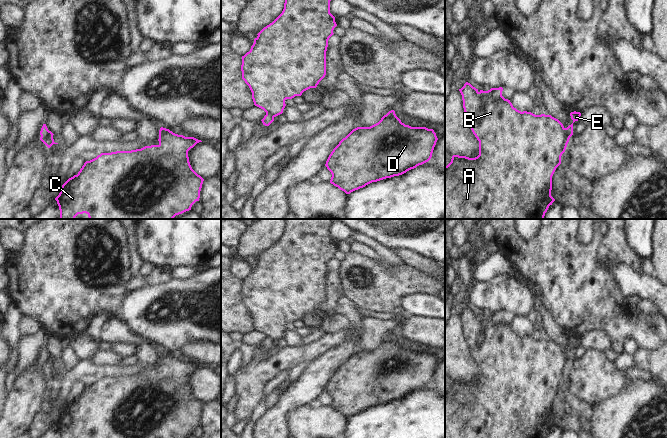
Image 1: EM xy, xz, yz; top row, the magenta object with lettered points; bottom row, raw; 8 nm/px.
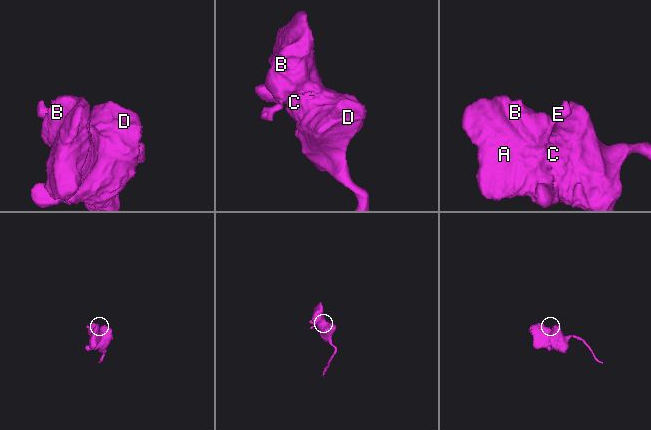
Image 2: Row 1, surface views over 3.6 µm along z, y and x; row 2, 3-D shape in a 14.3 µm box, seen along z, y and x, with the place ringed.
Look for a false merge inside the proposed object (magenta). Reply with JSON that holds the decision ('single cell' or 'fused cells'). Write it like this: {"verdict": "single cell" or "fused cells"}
{"verdict": "fused cells"}

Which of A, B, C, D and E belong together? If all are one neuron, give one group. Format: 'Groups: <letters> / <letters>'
Groups: A B C D / E.

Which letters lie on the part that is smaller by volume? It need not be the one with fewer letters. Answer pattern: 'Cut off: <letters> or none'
Cut off: E

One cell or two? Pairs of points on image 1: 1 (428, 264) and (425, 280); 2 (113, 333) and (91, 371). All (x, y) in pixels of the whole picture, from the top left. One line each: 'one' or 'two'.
1: two
2: two

